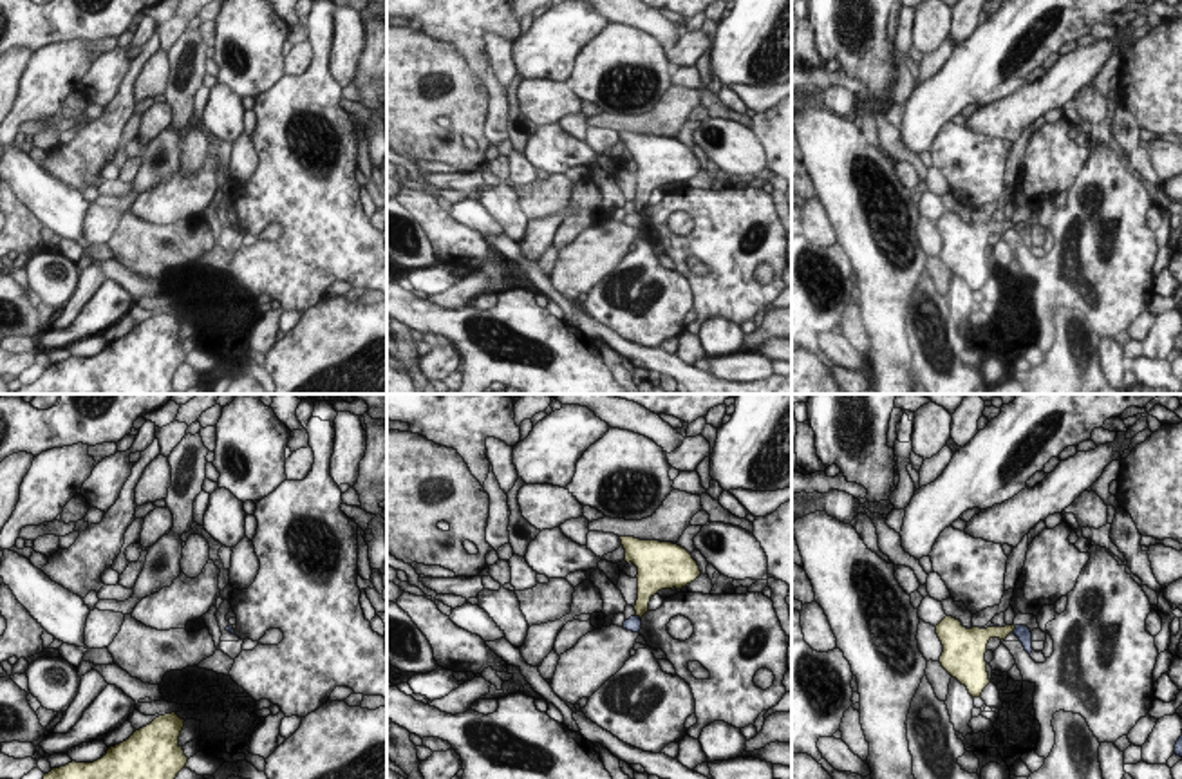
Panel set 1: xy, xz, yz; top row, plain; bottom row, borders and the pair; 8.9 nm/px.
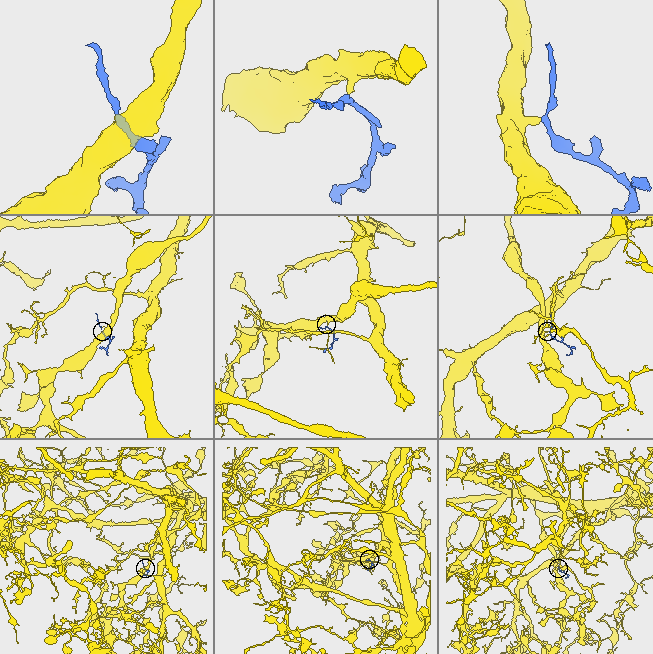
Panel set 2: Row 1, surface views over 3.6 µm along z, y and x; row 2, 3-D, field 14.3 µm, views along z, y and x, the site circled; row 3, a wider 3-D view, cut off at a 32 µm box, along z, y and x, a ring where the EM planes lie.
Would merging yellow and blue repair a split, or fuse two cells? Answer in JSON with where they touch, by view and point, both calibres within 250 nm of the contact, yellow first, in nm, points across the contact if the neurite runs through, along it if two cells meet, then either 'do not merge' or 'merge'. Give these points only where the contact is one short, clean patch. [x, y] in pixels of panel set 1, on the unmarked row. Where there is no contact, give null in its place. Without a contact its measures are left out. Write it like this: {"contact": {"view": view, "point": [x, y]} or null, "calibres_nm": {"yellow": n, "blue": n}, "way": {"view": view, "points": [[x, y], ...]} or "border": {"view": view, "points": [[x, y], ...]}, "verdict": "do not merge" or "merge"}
{"contact": {"view": "yz", "point": [1014, 223]}, "calibres_nm": {"yellow": 120, "blue": 130}, "border": {"view": "yz", "points": [[1016, 221], [1013, 226]]}, "verdict": "do not merge"}

